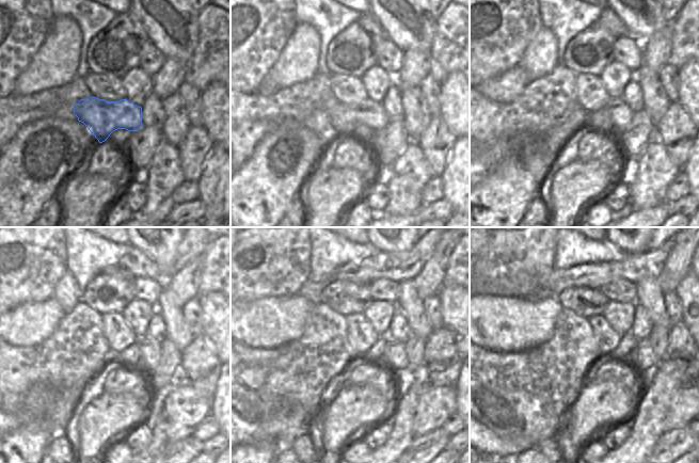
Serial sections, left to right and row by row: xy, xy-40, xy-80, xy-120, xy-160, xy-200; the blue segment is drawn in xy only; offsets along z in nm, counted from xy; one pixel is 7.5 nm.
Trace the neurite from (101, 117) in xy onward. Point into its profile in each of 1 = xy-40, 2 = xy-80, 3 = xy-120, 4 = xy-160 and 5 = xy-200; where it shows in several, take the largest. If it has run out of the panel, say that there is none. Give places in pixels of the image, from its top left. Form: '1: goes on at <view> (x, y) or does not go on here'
1: goes on at xy-40 (344, 118)
2: goes on at xy-80 (621, 115)
3: goes on at xy-120 (152, 353)
4: goes on at xy-160 (410, 353)
5: goes on at xy-200 (639, 360)

